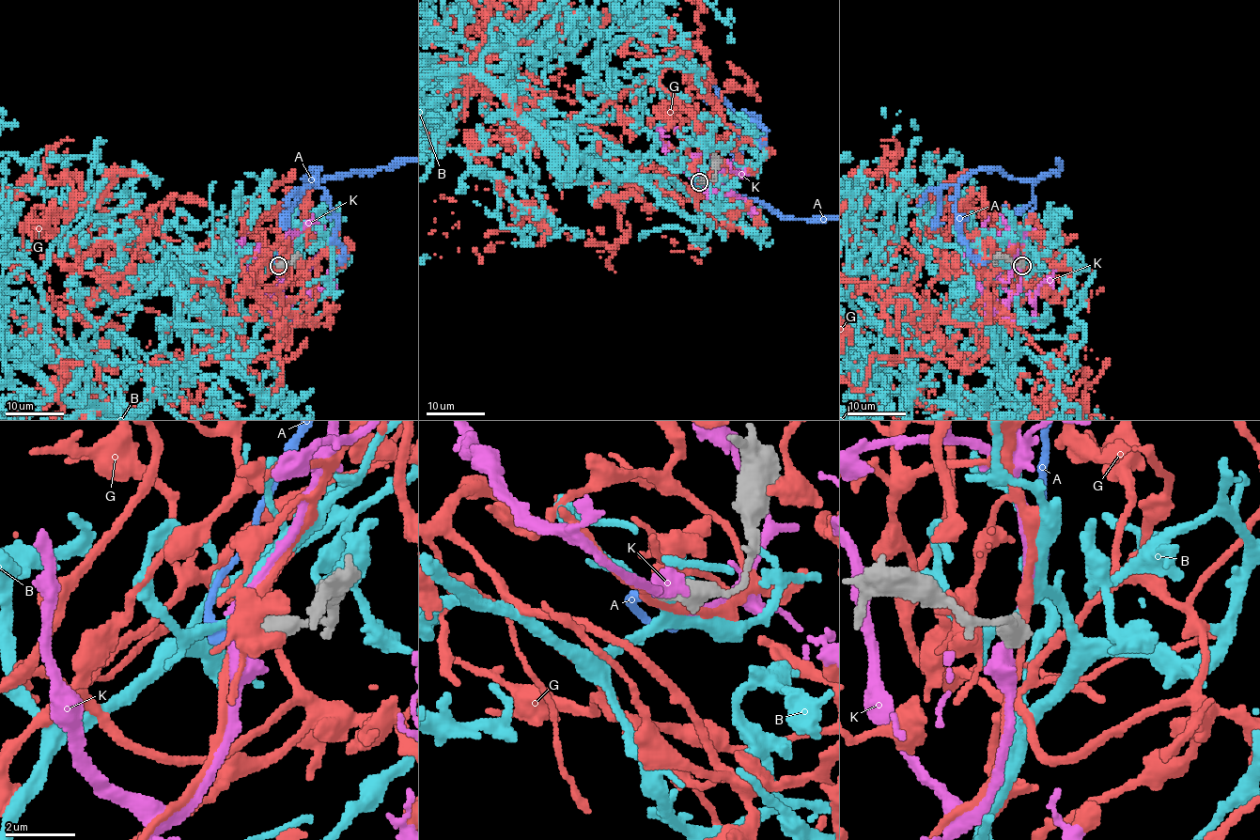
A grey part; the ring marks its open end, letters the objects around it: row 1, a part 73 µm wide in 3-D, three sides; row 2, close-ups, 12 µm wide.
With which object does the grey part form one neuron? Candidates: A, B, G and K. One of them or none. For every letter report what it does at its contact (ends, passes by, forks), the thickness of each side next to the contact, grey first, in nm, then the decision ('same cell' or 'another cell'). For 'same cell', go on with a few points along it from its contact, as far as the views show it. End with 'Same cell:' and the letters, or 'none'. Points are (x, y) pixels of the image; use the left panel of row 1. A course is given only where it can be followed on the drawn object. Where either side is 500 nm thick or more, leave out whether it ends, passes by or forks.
A: calibres 550 and 360 nm; same cell
B: calibres 650 and 200 nm; another cell
G: calibres 600 and 200 nm; another cell
K: calibres 600 and 320 nm; another cell
Same cell: A

